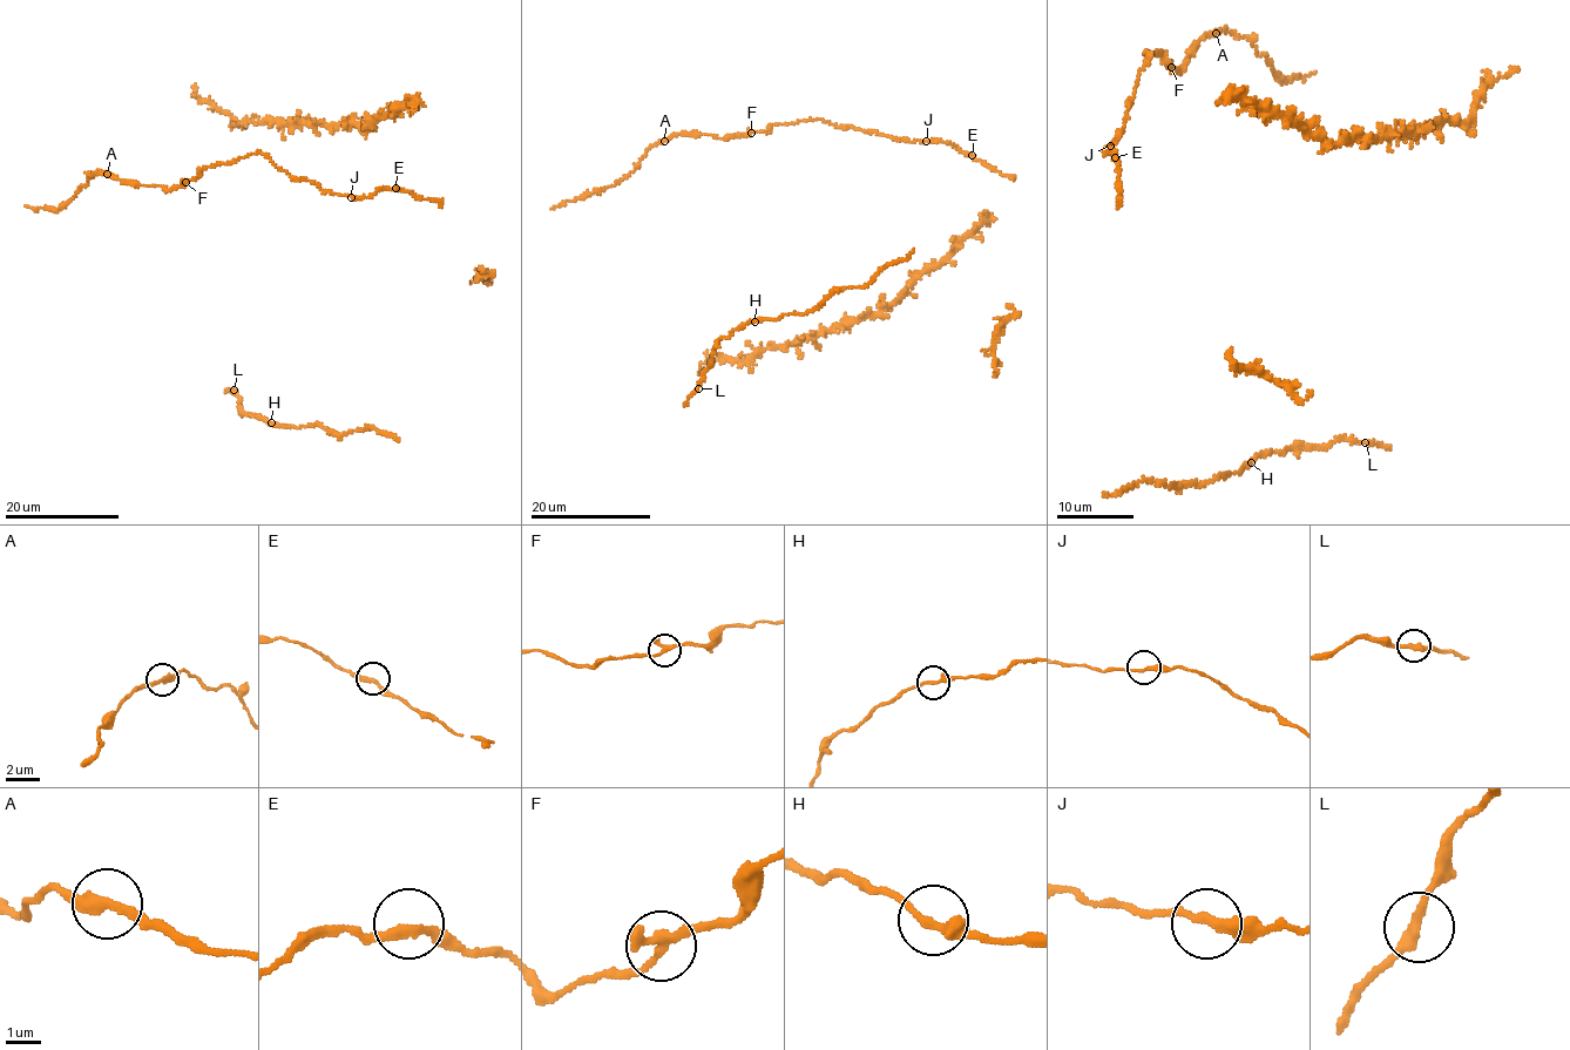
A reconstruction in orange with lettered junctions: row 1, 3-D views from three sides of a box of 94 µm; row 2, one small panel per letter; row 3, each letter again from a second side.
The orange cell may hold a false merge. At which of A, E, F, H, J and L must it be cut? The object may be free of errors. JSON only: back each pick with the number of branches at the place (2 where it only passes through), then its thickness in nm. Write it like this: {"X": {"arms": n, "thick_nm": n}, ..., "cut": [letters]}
{"A": {"arms": 2, "thick_nm": 280}, "cut": ["A"]}

